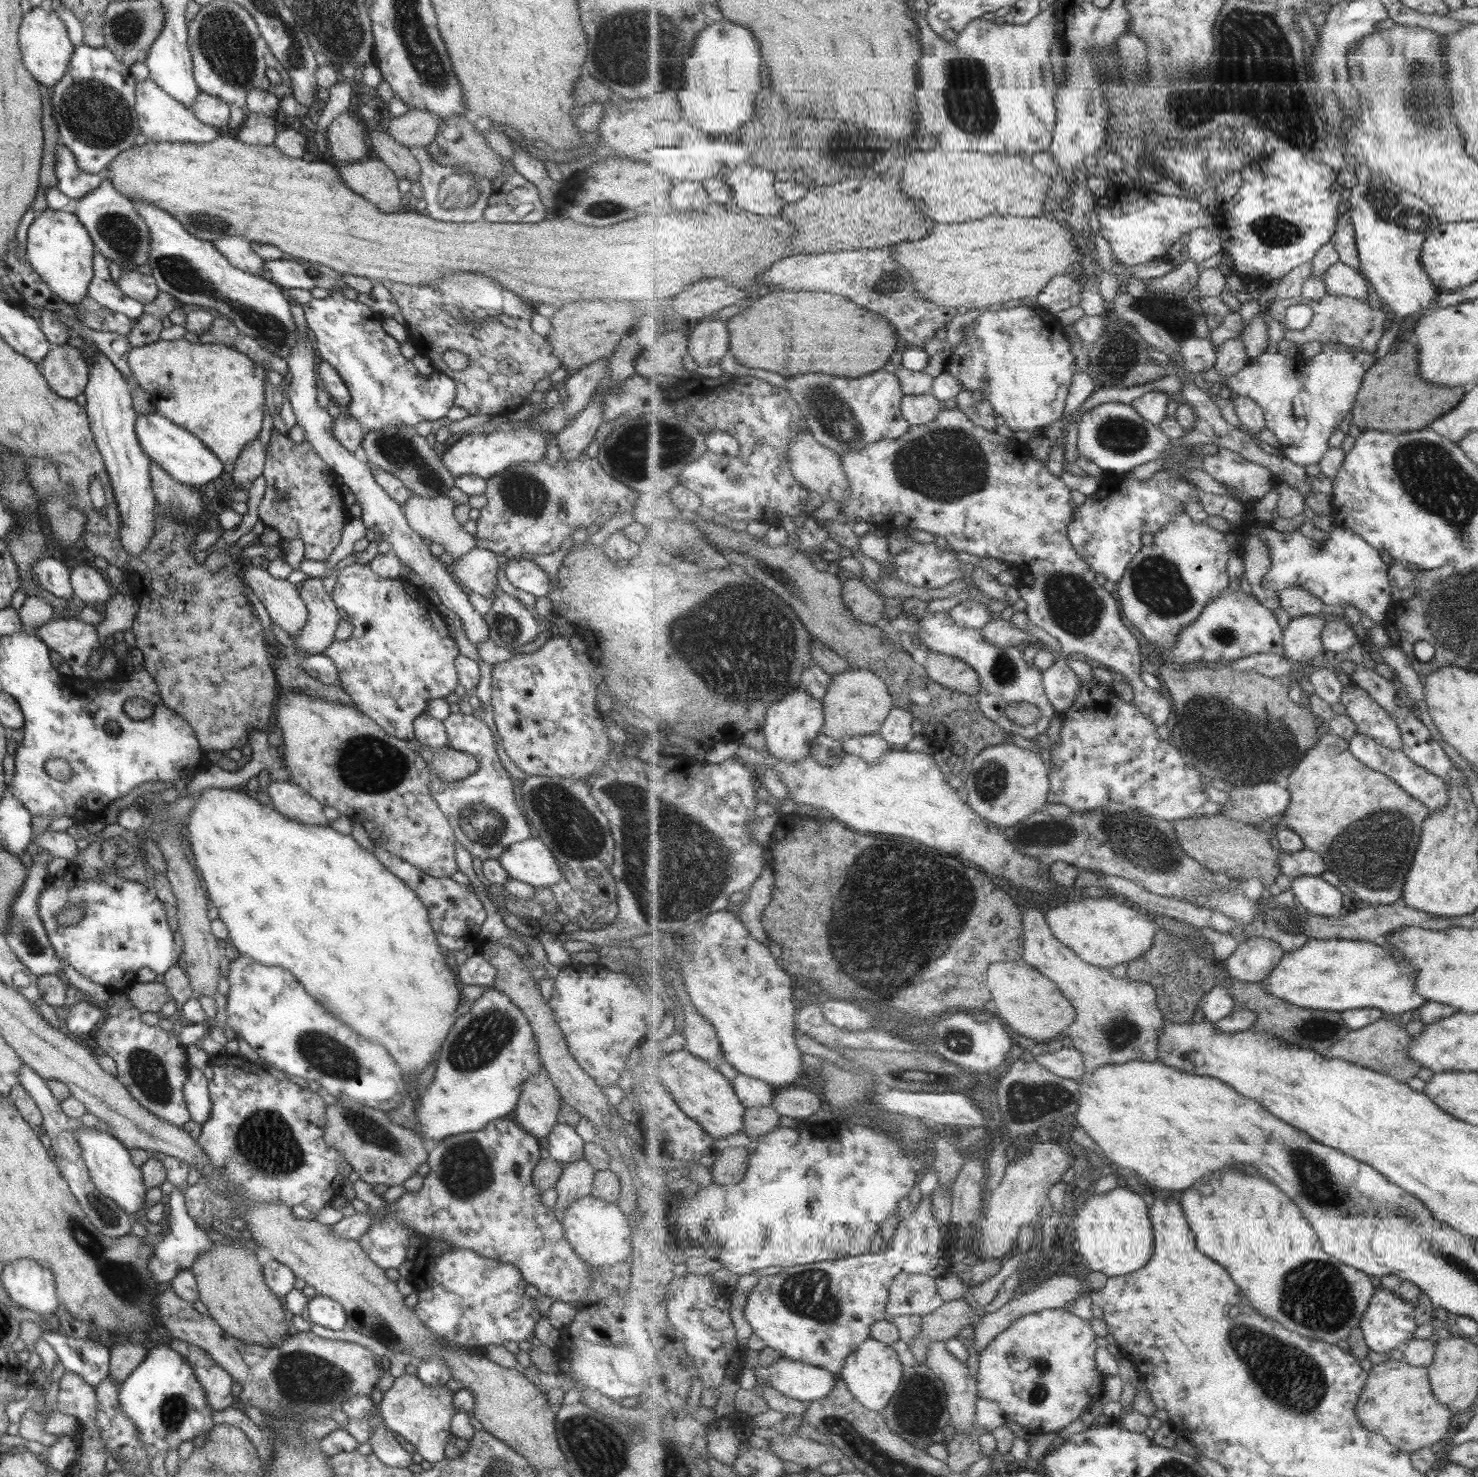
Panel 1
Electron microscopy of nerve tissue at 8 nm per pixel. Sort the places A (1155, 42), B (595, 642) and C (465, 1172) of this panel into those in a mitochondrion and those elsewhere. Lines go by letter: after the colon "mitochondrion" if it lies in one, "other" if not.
A: other
B: other
C: mitochondrion

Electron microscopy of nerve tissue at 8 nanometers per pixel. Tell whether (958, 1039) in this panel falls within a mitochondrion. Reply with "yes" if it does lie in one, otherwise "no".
yes

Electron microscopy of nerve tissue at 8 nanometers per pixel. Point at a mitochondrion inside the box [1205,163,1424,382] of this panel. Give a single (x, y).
(1273, 231)

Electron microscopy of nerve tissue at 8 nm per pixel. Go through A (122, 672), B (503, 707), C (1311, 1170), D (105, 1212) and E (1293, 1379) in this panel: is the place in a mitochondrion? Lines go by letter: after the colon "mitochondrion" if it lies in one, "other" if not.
A: other
B: other
C: mitochondrion
D: mitochondrion
E: mitochondrion

